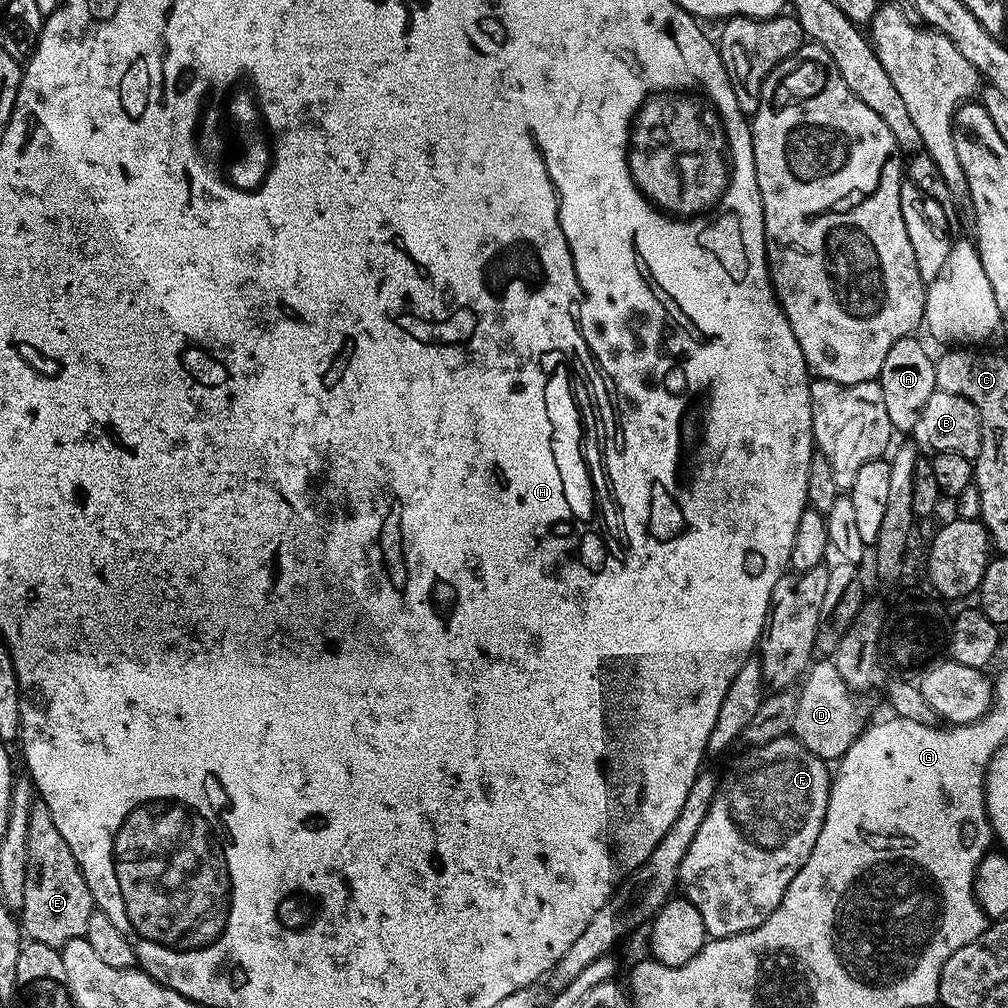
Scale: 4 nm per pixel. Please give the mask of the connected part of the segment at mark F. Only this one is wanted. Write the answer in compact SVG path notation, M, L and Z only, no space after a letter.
M795 736L774 738L747 751L725 776L719 777L710 810L706 810L702 826L698 826L698 834L694 834L694 842L690 842L690 850L686 850L680 867L679 891L702 914L702 922L712 938L754 930L754 926L762 926L774 914L790 882L794 882L794 874L806 866L828 809L829 765L810 754Z

